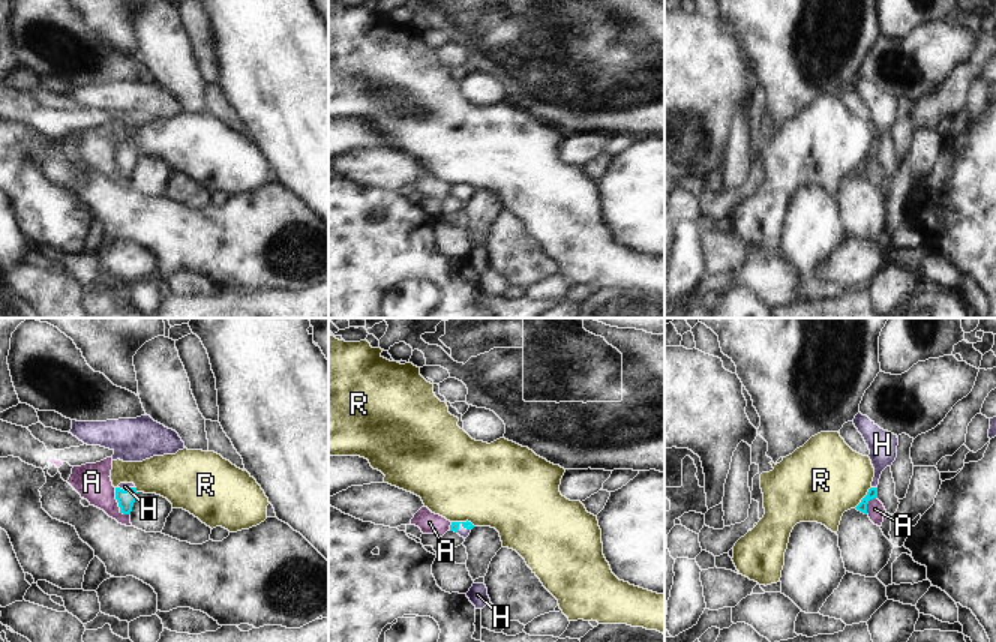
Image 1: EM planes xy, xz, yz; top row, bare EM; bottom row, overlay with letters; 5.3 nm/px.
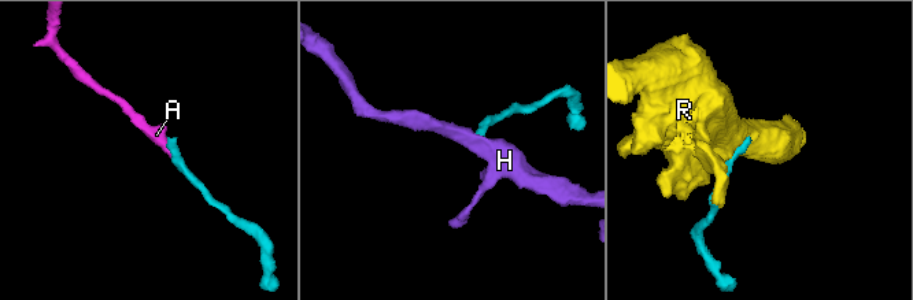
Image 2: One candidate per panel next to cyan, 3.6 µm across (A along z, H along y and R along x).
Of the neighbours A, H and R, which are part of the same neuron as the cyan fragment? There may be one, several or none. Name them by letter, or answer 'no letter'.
H

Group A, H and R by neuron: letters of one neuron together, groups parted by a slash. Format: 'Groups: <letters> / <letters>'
Groups: A / H / R

